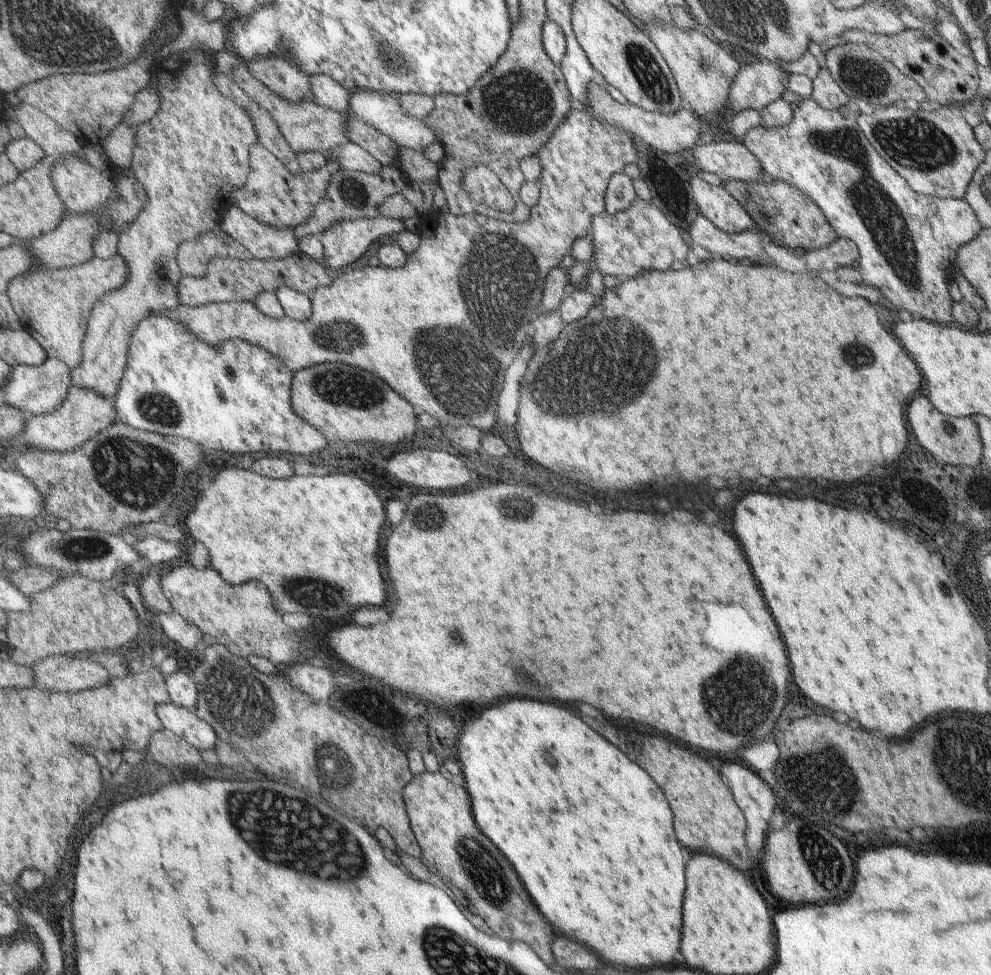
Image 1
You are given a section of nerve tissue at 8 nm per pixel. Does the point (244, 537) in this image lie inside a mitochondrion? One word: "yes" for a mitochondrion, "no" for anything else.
no

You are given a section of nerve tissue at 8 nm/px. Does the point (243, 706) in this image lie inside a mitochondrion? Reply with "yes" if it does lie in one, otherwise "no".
yes

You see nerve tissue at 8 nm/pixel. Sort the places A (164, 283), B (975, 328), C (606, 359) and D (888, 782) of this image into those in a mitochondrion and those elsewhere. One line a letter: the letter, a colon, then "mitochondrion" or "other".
A: mitochondrion
B: other
C: mitochondrion
D: other

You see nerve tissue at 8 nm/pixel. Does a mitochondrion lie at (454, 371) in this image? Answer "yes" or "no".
yes

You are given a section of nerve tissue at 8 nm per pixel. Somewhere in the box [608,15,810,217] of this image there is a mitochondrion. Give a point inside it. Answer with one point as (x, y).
(641, 63)

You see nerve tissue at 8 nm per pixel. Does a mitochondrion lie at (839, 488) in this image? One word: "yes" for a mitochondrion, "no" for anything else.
no

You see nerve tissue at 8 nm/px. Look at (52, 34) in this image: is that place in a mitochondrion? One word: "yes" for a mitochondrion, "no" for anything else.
yes

